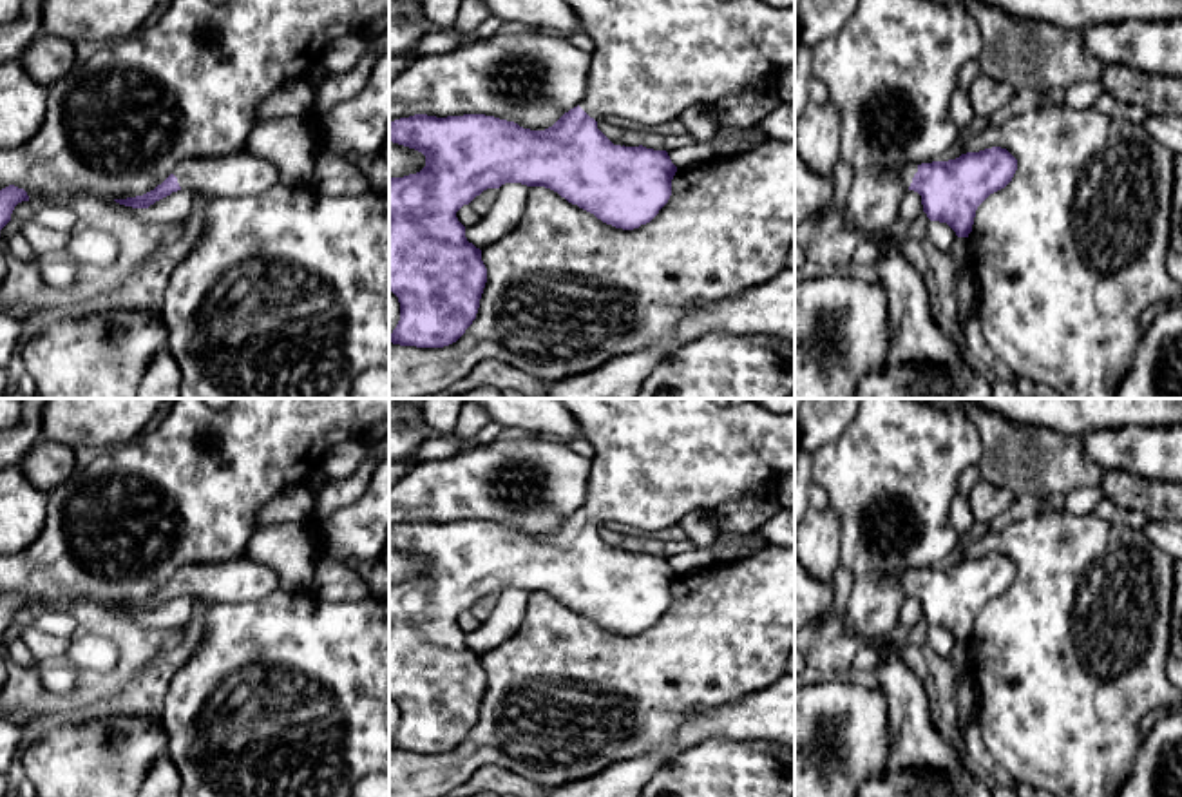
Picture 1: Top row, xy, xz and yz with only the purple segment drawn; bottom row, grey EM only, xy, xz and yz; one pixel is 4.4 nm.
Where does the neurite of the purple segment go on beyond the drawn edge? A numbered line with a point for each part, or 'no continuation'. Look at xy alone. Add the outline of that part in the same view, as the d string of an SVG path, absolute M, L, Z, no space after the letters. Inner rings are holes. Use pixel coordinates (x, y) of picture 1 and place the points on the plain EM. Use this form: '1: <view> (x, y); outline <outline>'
1: xy (238, 580); outline M246 554L181 567L174 581L181 594L212 603L261 601L281 591L279 574Z

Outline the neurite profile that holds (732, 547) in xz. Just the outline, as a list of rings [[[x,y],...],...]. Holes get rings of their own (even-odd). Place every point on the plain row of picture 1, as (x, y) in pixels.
[[[719,533],[717,543],[719,543],[719,556],[717,563],[731,563],[746,560],[760,551],[760,547],[749,547],[749,540],[762,540],[760,533],[751,534],[729,534],[729,533]]]

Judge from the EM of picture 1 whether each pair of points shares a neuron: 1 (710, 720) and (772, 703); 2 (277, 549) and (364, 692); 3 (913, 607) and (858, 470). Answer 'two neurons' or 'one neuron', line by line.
1: one neuron
2: two neurons
3: two neurons

